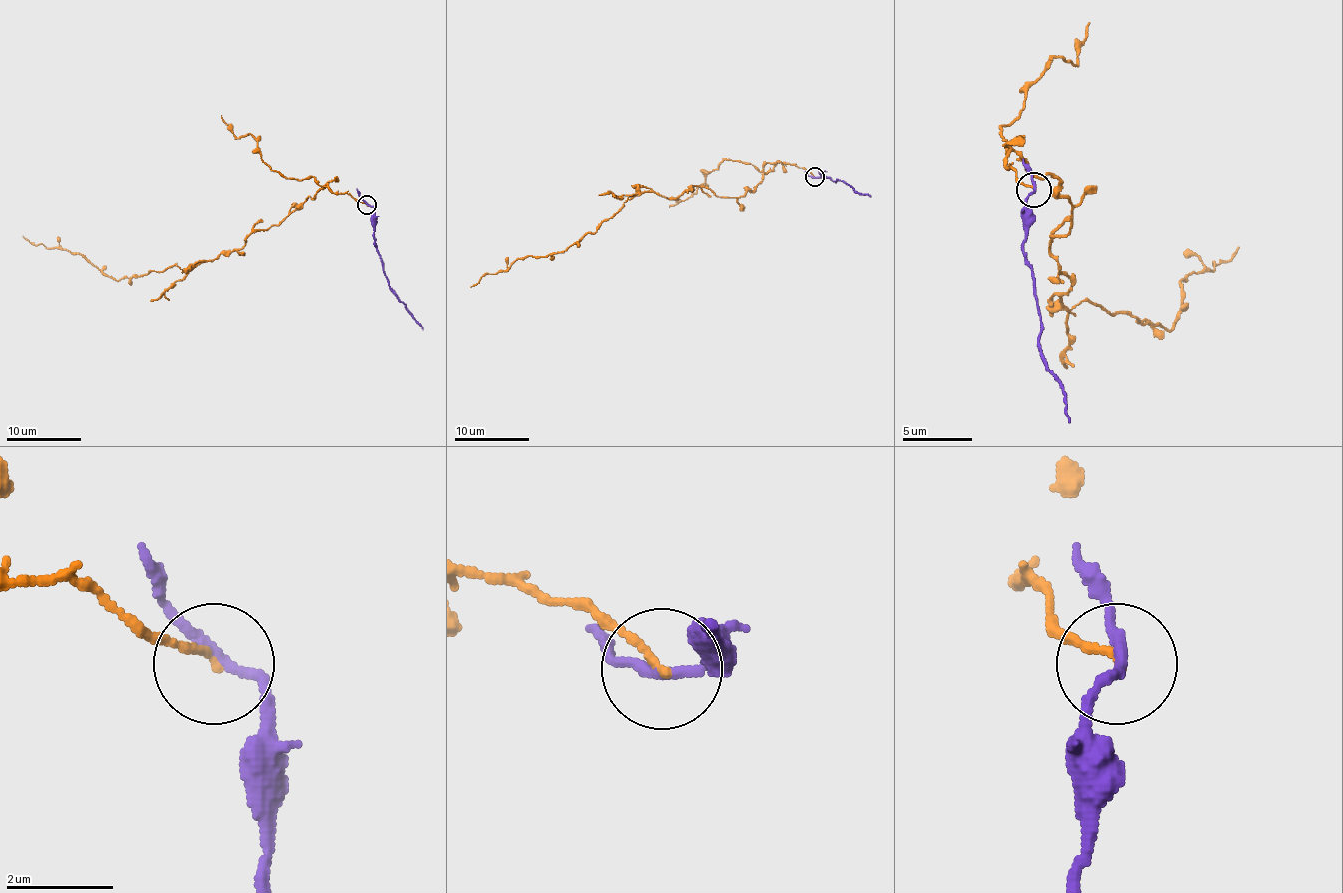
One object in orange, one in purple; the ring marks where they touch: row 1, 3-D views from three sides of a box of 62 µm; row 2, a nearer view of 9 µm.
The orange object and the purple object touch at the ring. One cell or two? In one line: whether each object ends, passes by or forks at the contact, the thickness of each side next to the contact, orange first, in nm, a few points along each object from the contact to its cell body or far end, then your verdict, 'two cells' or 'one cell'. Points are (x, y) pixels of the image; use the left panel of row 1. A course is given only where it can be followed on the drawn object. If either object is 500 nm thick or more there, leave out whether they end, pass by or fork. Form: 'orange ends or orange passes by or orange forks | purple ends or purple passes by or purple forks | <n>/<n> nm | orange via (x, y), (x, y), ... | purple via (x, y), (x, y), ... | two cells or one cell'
orange ends | purple passes by | 150/200 nm | orange via (366, 204), (327, 184), (228, 255), (116, 279), (81, 255), (23, 236) | purple via (366, 204), (374, 208), (374, 243), (388, 288), (422, 329) | two cells

